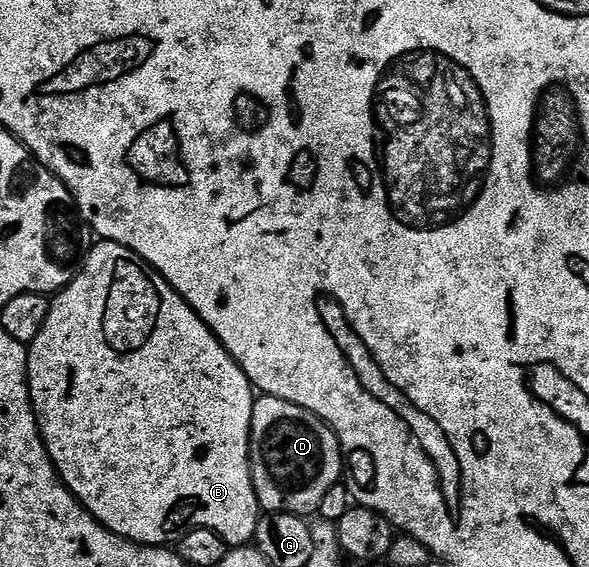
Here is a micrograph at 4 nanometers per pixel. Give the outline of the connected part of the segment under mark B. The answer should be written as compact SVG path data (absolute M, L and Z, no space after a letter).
M102 240L98 242L98 245L94 249L92 248L85 253L85 256L87 254L86 261L84 261L84 256L80 267L75 271L73 280L51 299L48 318L44 322L44 327L40 329L40 334L36 334L34 341L28 345L26 353L26 381L30 387L30 403L34 405L34 416L38 419L38 429L42 435L44 446L50 455L50 461L54 463L55 472L58 473L58 476L62 479L62 483L70 489L71 494L75 496L79 504L87 512L91 512L109 532L123 536L125 540L131 540L133 544L143 546L170 546L181 540L183 536L186 536L191 528L203 528L204 530L212 530L228 546L249 545L256 534L256 526L258 525L258 517L260 515L256 490L252 482L252 470L250 469L250 427L252 426L252 410L254 409L256 399L254 385L250 383L250 380L244 374L244 370L239 364L230 357L228 350L214 337L212 329L196 314L196 310L192 310L192 306L188 306L188 302L184 302L182 295L151 264L141 260L131 248L125 248L111 240Z

